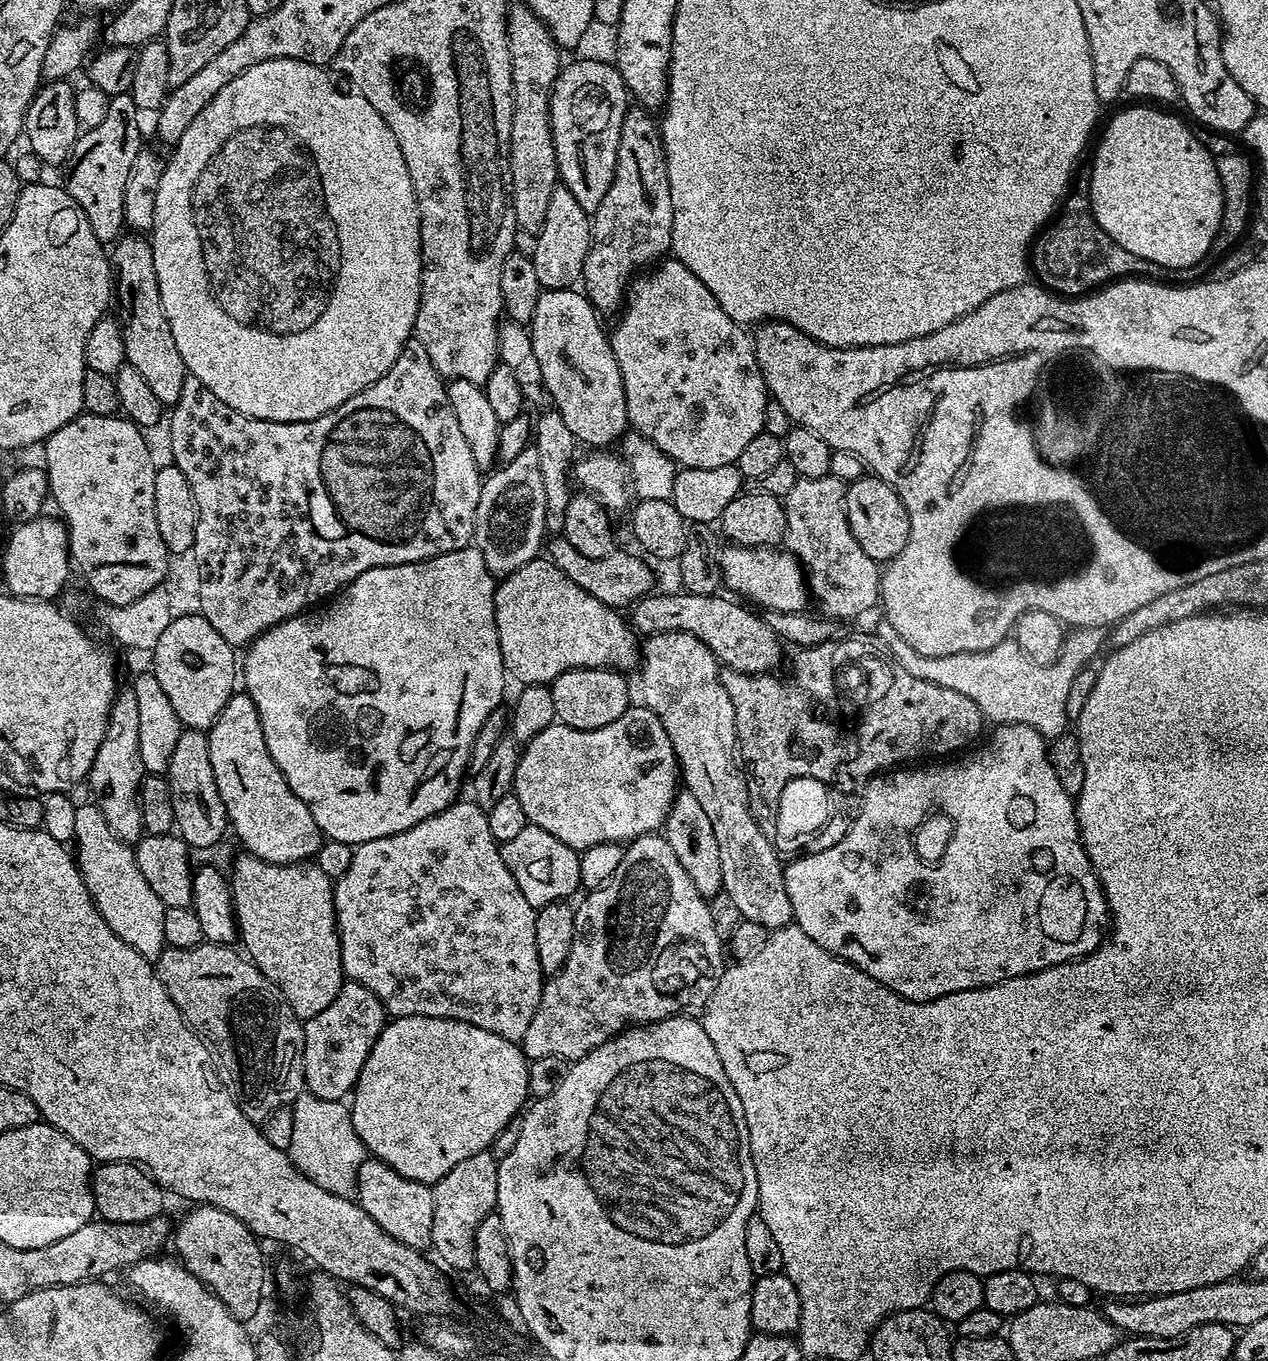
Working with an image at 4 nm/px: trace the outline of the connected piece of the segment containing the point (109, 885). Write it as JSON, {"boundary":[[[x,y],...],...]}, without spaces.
{"boundary":[[[94,802],[77,803],[74,810],[74,855],[76,865],[80,867],[82,882],[86,890],[90,890],[90,898],[106,918],[106,926],[142,954],[142,958],[153,962],[160,959],[166,947],[162,934],[162,918],[164,903],[150,890],[150,882],[138,870],[136,853],[133,845],[117,838],[114,830],[110,830],[110,822],[106,822],[106,814]]]}

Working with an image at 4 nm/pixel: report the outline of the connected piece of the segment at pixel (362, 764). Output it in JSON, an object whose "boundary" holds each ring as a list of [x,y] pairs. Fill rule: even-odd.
{"boundary":[[[474,546],[438,554],[413,564],[378,566],[366,570],[366,574],[358,574],[358,578],[344,585],[335,599],[325,603],[319,610],[308,610],[283,620],[247,645],[245,652],[248,653],[242,656],[242,688],[254,706],[258,706],[266,750],[270,750],[270,758],[274,758],[278,770],[282,770],[290,790],[294,790],[302,802],[306,802],[314,822],[327,839],[353,846],[374,842],[374,838],[402,834],[402,830],[410,830],[410,826],[418,826],[418,822],[457,803],[461,795],[460,783],[464,776],[466,780],[468,772],[470,746],[474,746],[474,738],[478,738],[482,722],[490,718],[493,710],[501,707],[500,699],[504,696],[506,673],[496,625],[497,583],[497,577],[486,566],[486,558],[482,558]]]}

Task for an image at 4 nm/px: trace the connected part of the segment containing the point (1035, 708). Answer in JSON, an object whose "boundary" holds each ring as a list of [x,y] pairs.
{"boundary":[[[887,622],[881,623],[879,639],[888,647],[894,659],[903,668],[910,670],[914,678],[934,682],[934,686],[946,686],[946,690],[958,690],[966,694],[978,710],[982,710],[985,721],[993,725],[1021,724],[1038,730],[1045,738],[1065,735],[1070,718],[1066,714],[1066,698],[1070,695],[1070,682],[1105,647],[1106,632],[1102,628],[1077,628],[1069,631],[1061,646],[1060,656],[1052,664],[1042,666],[1031,660],[1019,647],[1015,639],[1003,640],[985,652],[963,652],[949,656],[923,656],[914,650]]]}

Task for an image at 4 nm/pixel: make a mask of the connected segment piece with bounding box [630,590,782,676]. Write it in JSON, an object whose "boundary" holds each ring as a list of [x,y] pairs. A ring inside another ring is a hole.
{"boundary":[[[677,590],[673,596],[656,595],[643,596],[631,605],[630,623],[641,637],[657,636],[660,632],[694,634],[694,638],[703,642],[712,651],[716,661],[725,668],[733,668],[746,676],[772,674],[777,671],[776,663],[780,660],[781,641],[776,632],[770,630],[767,619],[755,616],[751,607],[724,594],[707,596]]]}

